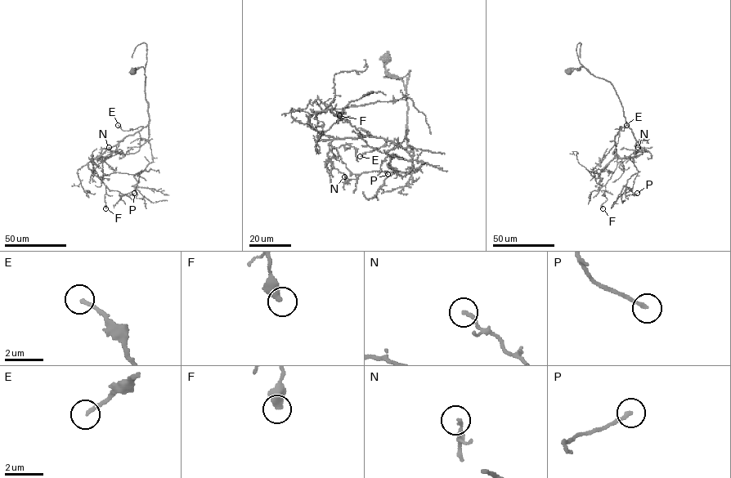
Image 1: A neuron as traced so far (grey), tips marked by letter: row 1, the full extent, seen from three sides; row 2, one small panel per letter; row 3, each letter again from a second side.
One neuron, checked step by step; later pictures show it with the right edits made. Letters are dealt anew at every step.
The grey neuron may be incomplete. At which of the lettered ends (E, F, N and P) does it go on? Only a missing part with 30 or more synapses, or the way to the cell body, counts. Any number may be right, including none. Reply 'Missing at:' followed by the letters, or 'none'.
Missing at: none

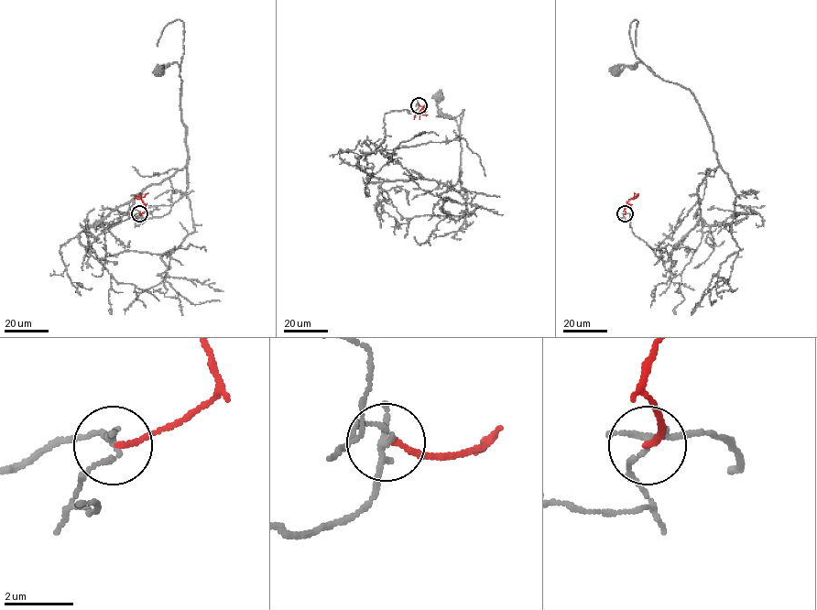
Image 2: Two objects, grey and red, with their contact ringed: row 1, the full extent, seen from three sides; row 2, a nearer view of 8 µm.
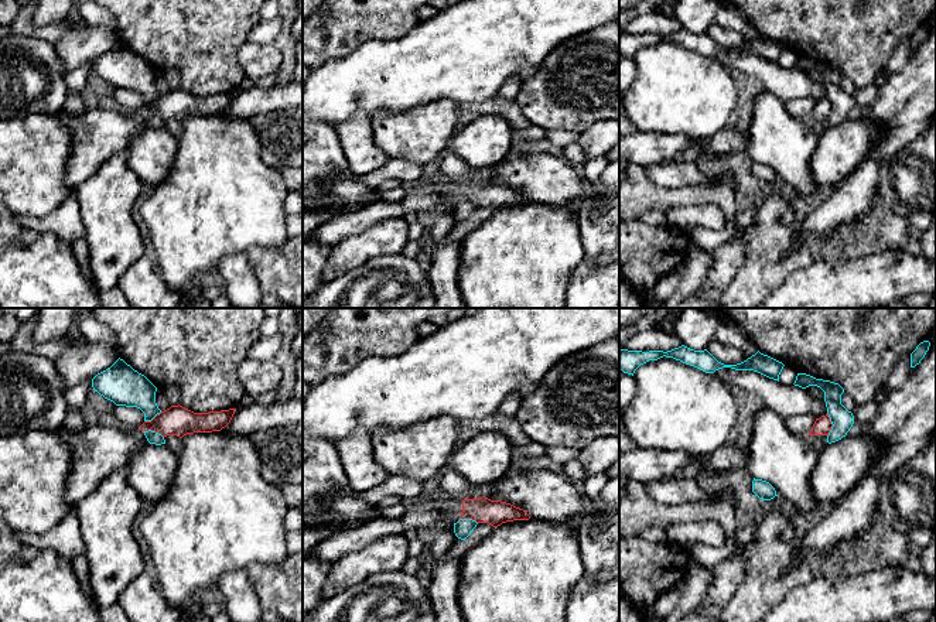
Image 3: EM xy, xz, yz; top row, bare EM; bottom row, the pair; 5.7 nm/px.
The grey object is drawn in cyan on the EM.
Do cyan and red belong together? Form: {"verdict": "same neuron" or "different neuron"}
{"verdict": "different neuron"}

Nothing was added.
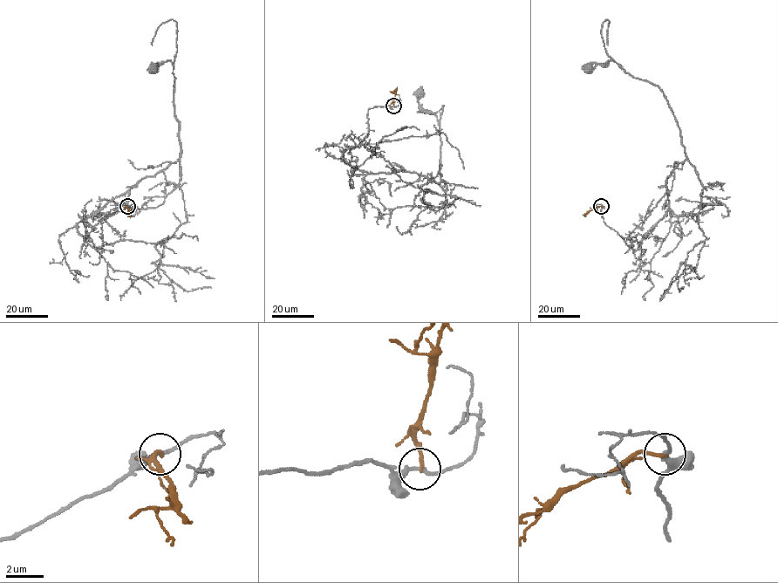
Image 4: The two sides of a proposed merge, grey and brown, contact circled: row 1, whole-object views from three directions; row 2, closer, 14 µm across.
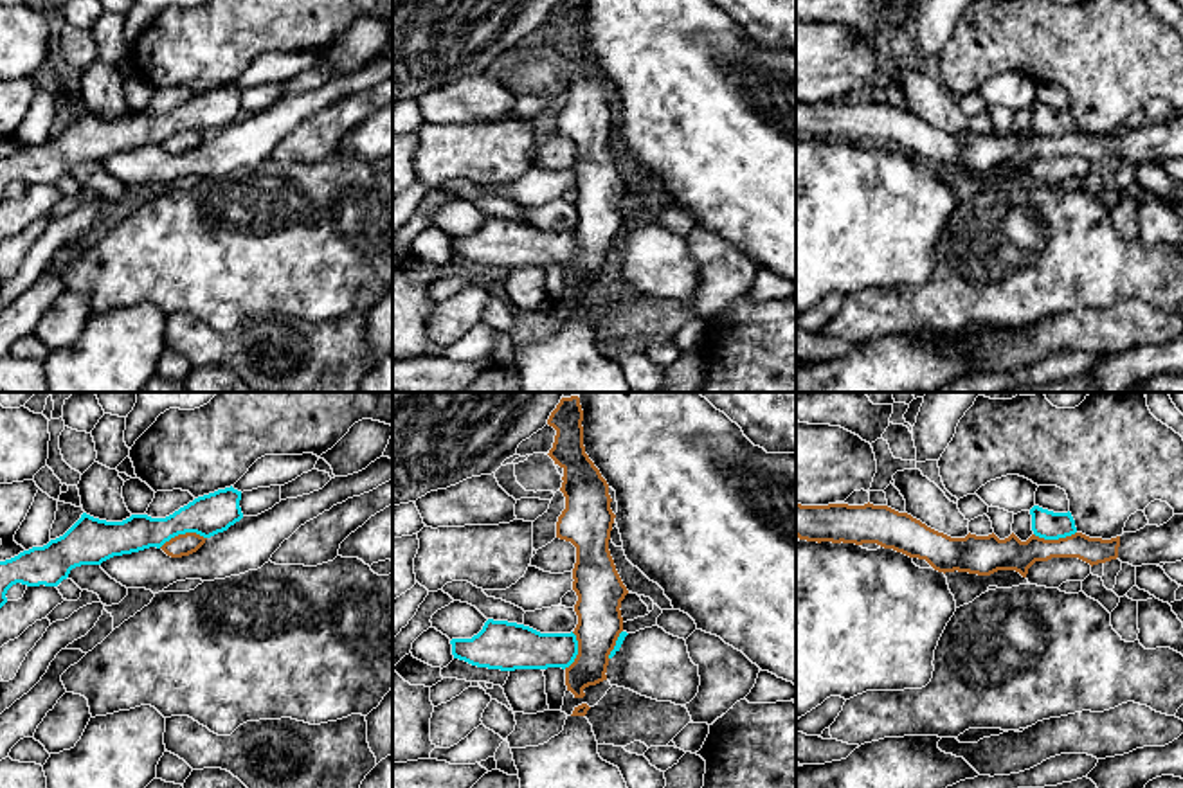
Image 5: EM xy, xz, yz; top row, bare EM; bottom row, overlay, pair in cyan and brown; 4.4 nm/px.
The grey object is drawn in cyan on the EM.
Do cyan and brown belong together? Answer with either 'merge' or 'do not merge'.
do not merge

